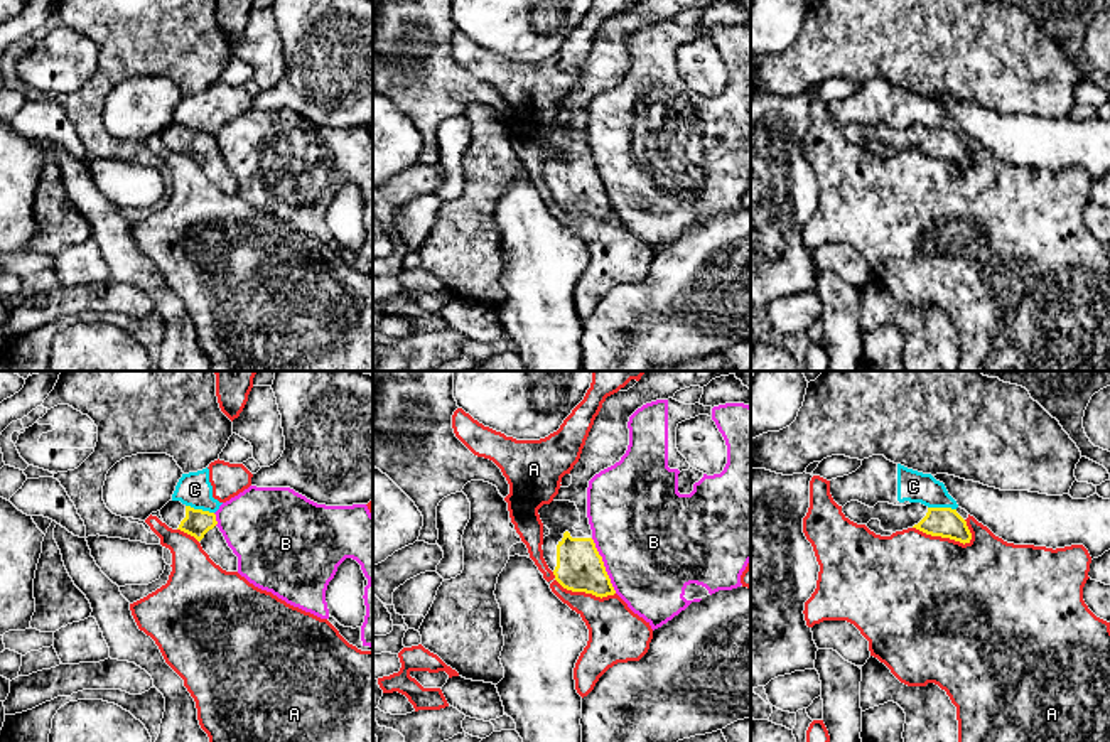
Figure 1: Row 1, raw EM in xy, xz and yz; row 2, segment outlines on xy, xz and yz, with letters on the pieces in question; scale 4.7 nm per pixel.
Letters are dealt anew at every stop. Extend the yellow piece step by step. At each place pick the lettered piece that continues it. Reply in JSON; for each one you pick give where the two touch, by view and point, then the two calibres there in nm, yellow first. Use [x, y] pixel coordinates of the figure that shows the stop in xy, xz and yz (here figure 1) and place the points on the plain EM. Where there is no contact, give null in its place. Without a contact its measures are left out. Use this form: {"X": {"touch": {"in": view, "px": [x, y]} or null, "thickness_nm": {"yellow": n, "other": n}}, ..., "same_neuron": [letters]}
{"same_neuron": []}

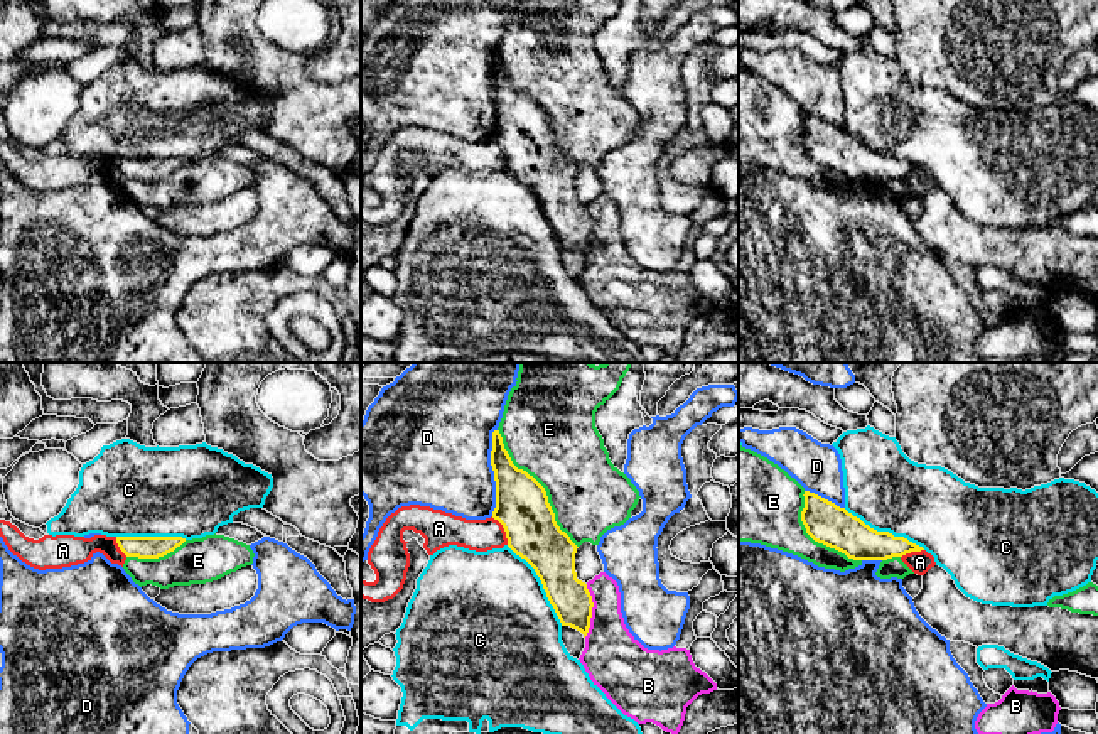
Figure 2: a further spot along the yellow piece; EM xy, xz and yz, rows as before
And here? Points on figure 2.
{"same_neuron": []}

